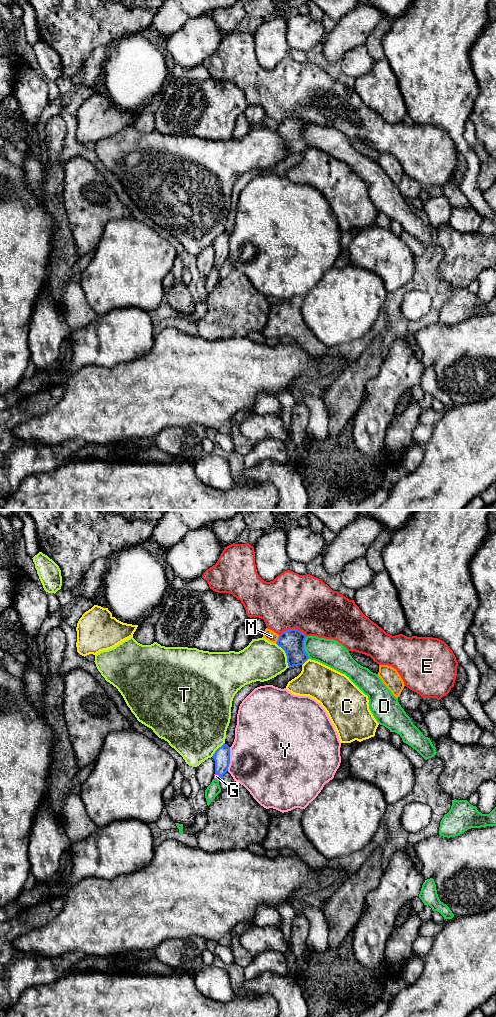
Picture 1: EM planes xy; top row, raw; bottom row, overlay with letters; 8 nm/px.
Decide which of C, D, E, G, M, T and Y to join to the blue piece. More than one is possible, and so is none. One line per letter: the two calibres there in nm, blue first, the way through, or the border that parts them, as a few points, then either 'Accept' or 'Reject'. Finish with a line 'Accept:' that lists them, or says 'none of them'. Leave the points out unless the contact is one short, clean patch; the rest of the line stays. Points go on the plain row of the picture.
C: Thickness 190 nm (blue) against 280 nm. Boundary: xy (308, 146), (302, 153). Reject
D: Thickness 190 nm (blue) against 220 nm. Reject
E: Thickness 190 nm (blue) against 440 nm. Reject
G: Thickness 130 nm (blue) against 50 nm. Accept
M: Thickness 190 nm (blue) against 90 nm. Boundary: xy (279, 123), (275, 130). Reject
T: Thickness 190 nm (blue) against 320 nm. Reject
Y: Thickness 130 nm (blue) against 500 nm. Reject
Accept: G

